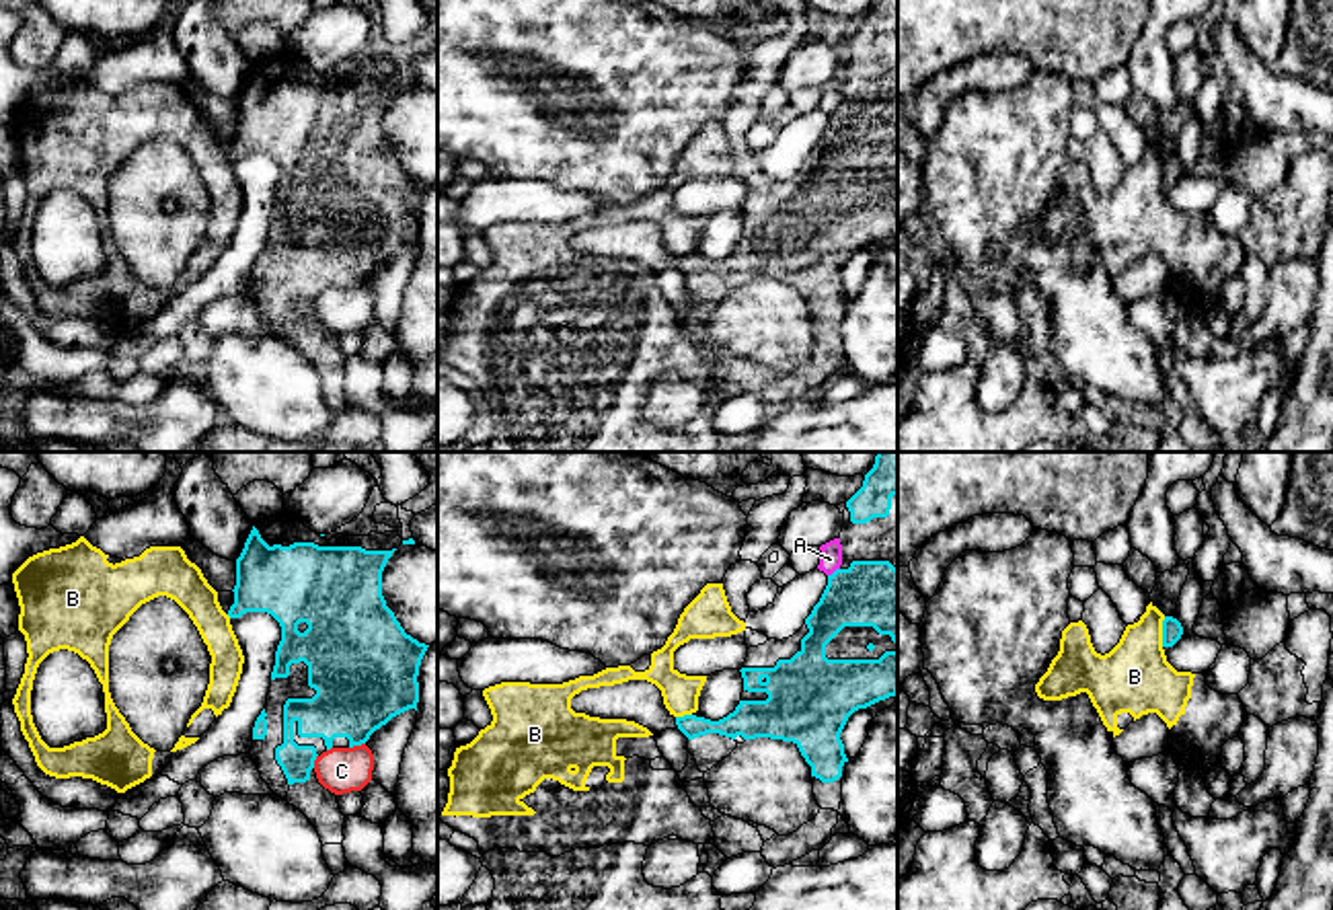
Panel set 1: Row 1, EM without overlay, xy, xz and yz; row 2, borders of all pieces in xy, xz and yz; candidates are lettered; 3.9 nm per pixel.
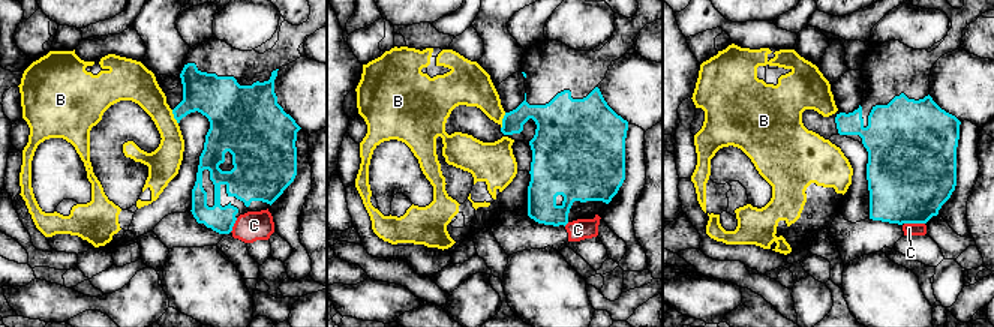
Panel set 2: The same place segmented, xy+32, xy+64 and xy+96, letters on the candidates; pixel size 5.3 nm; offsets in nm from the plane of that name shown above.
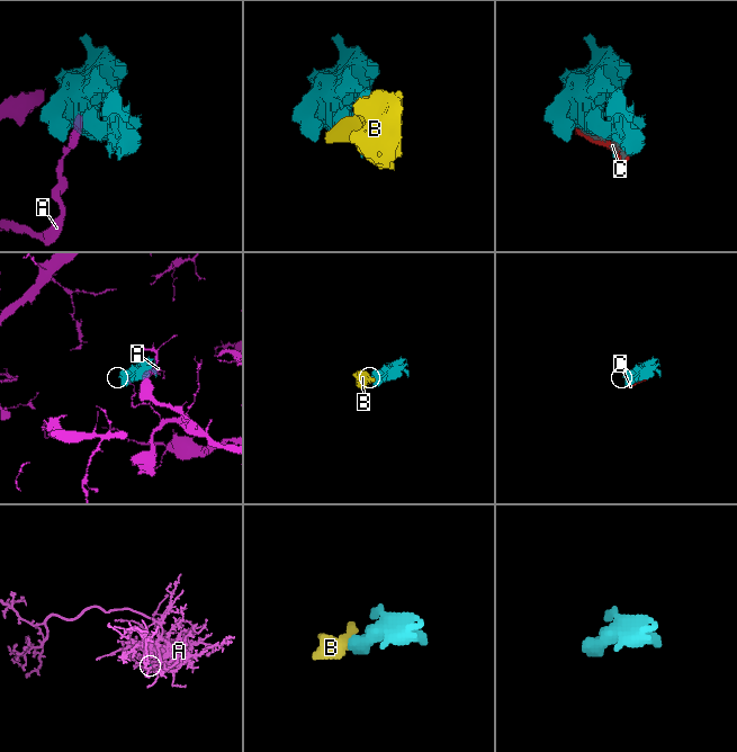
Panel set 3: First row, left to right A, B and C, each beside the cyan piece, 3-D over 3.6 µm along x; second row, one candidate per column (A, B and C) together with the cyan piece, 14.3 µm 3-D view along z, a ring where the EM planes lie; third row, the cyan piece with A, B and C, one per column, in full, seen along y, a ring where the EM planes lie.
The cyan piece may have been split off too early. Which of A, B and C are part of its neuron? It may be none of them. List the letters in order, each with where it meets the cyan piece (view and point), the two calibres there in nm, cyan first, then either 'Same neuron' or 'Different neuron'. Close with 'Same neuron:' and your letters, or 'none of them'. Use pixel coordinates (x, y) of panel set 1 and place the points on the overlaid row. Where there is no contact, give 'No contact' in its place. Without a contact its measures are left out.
A: Touches cyan at xz (834, 572). Thickness 260 nm (cyan) against 80 nm. Different neuron
B: Touches cyan at yz (1163, 631). Thickness 80 nm (cyan) against 280 nm. Different neuron
C: Touches cyan at xy (356, 744). Thickness 380 nm (cyan) against 180 nm. Different neuron
Same neuron: none of them

